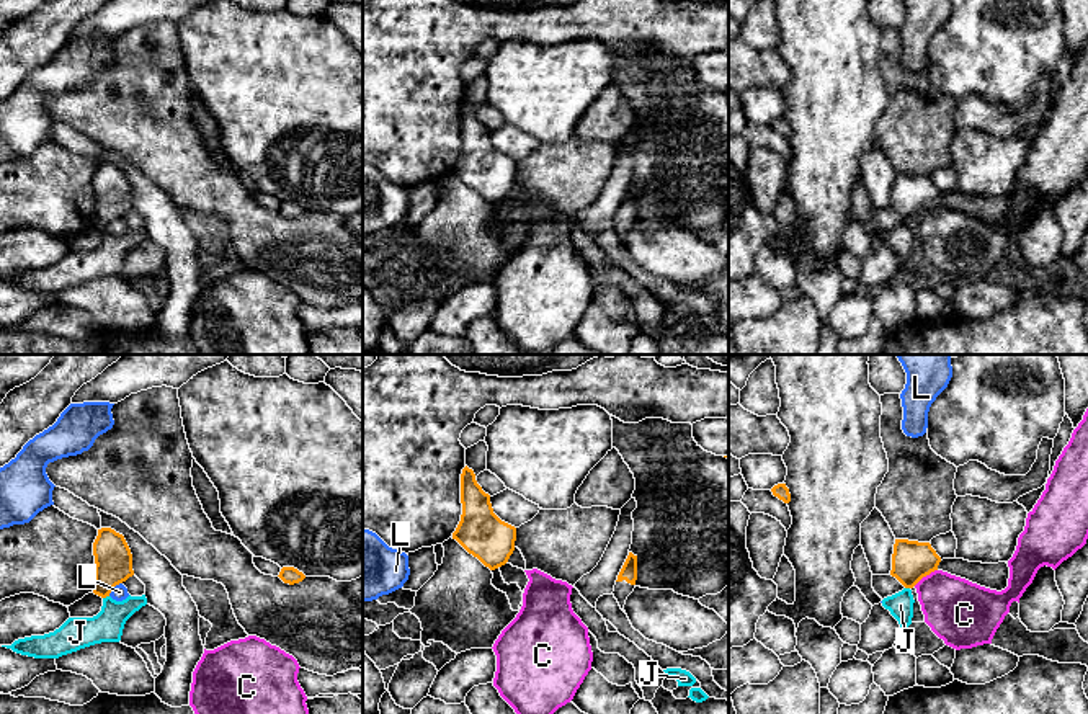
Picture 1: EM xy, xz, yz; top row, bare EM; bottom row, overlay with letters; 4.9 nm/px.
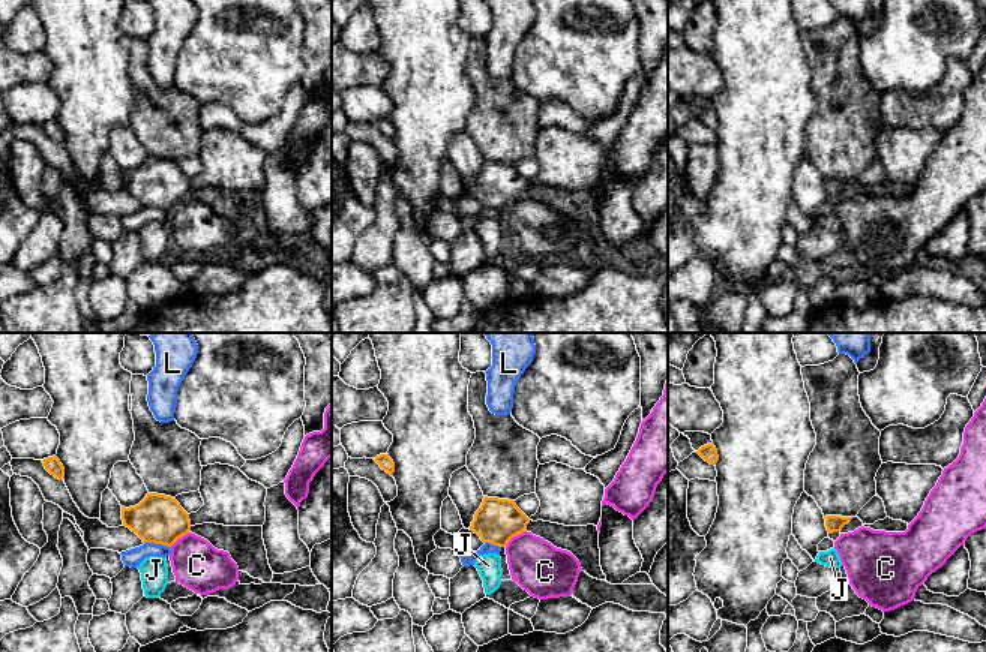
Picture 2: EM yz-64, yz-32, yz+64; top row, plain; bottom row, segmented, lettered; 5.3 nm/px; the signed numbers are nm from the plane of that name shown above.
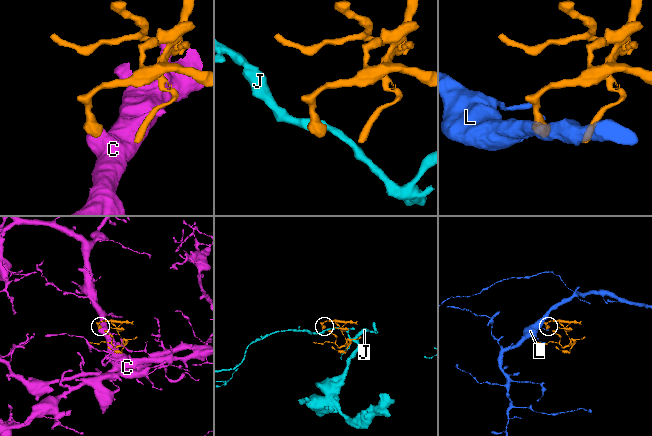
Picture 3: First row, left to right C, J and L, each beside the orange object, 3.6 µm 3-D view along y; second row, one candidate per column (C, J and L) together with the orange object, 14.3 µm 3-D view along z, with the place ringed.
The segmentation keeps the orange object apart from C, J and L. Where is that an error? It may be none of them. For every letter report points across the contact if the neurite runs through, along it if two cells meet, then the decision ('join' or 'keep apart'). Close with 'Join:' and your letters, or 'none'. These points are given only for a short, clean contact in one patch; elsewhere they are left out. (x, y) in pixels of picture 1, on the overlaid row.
C: keep apart
J: runs through xy (113, 557), (105, 597), (107, 613), (77, 633); join
L: border along xy (121, 582), (108, 595); keep apart
Join: J

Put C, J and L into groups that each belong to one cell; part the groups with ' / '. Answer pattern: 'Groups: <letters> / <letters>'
Groups: C / J / L

